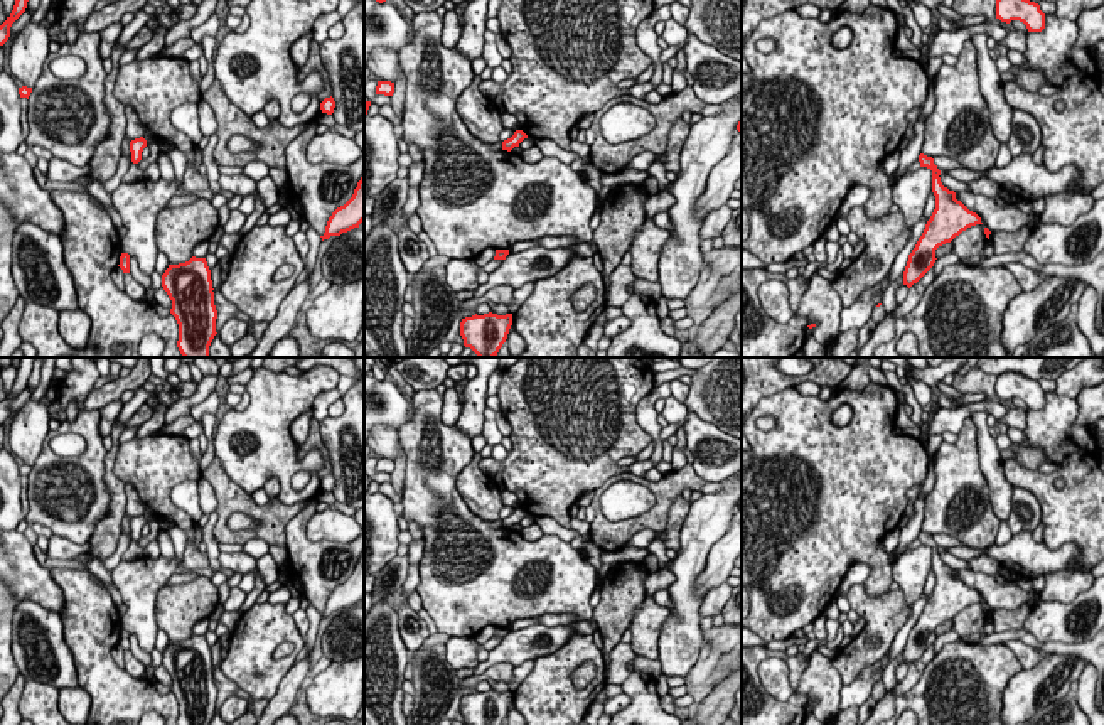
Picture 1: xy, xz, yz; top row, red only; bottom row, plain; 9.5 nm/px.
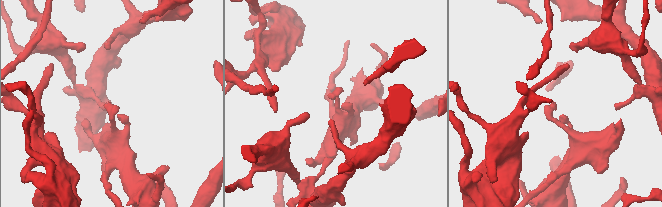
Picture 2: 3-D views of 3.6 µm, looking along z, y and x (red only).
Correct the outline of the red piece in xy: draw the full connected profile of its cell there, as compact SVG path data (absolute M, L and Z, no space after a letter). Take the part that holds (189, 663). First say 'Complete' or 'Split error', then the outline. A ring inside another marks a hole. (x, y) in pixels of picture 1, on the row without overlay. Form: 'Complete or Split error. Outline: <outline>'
Complete. Outline: M206 636L169 642L162 664L172 678L170 691L179 701L177 725L209 725L216 710L217 688Z

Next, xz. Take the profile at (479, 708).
Complete. Outline: M484 691L465 695L460 700L460 713L465 725L502 725L512 703L512 691Z

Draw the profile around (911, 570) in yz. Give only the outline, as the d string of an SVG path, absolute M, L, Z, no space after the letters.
M920 545L915 550L907 550L892 565L892 578L903 592L905 604L912 607L924 593L927 575L932 570L932 548Z

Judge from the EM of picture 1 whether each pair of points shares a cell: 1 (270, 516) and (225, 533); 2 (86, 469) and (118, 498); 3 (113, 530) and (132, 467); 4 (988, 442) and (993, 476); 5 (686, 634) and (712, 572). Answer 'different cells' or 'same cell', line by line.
1: same cell
2: different cells
3: different cells
4: same cell
5: different cells

